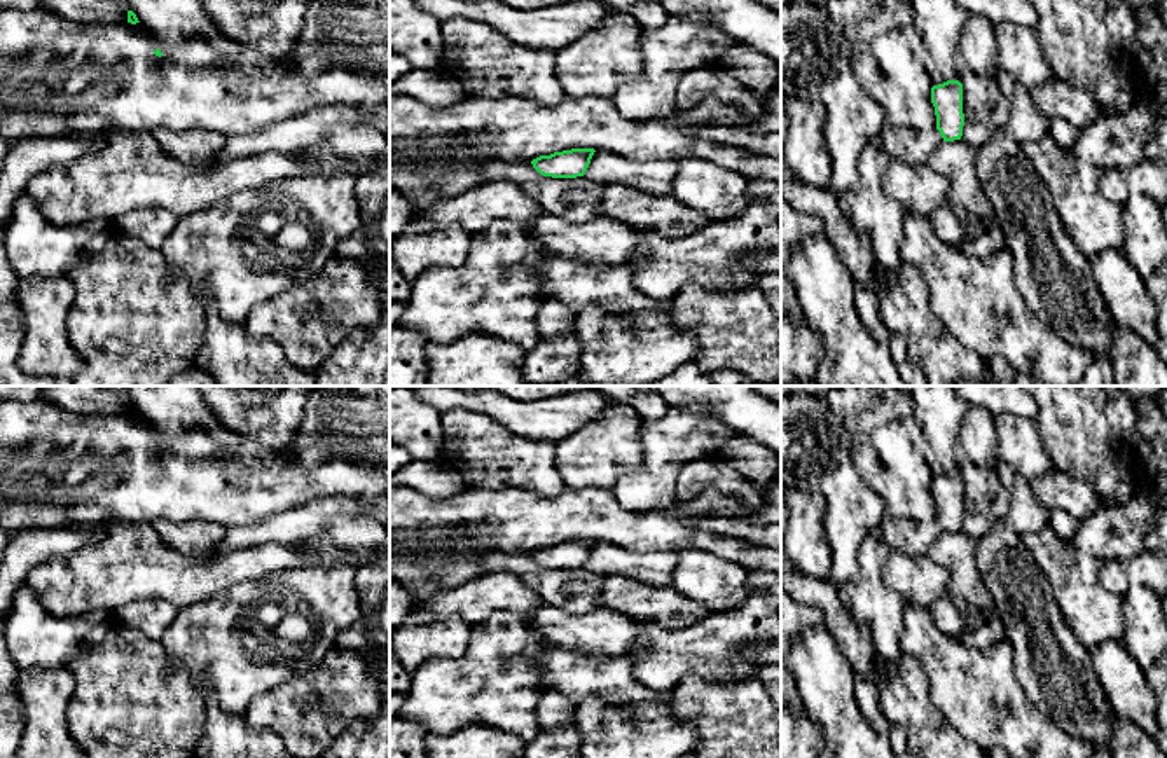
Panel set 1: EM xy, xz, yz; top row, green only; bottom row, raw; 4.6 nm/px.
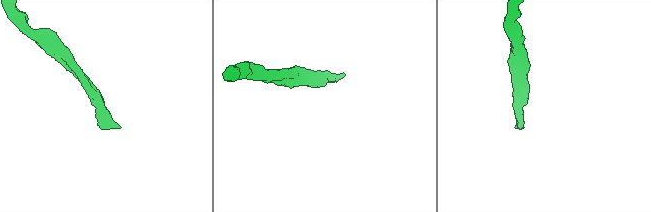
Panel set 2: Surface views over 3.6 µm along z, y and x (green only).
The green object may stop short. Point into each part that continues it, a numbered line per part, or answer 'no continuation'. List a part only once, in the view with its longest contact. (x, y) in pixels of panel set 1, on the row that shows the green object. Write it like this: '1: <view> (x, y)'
1: yz (905, 144)

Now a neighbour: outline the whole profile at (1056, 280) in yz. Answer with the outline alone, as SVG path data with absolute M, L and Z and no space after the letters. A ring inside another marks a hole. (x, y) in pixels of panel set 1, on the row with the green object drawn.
M1003 127L994 131L975 150L975 173L1005 234L1025 304L1067 344L1104 360L1115 321L1088 257L1066 234L1024 147Z

